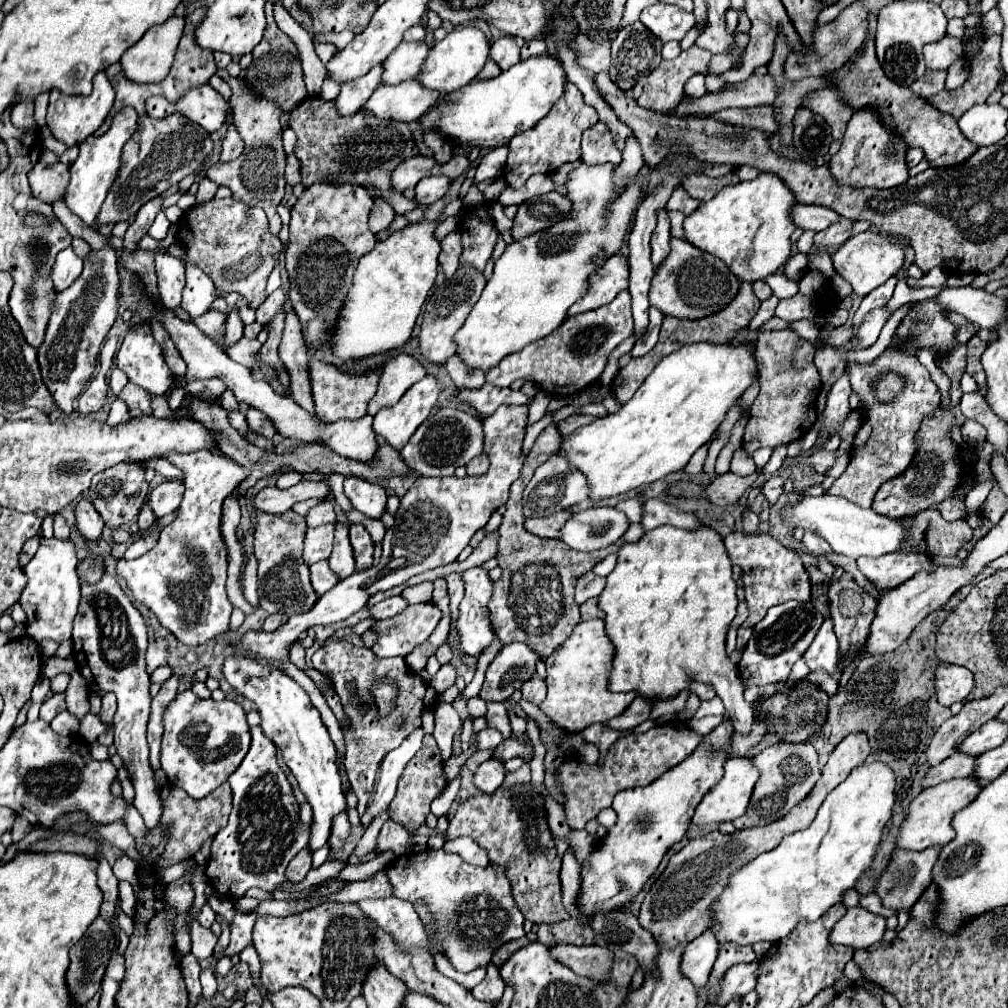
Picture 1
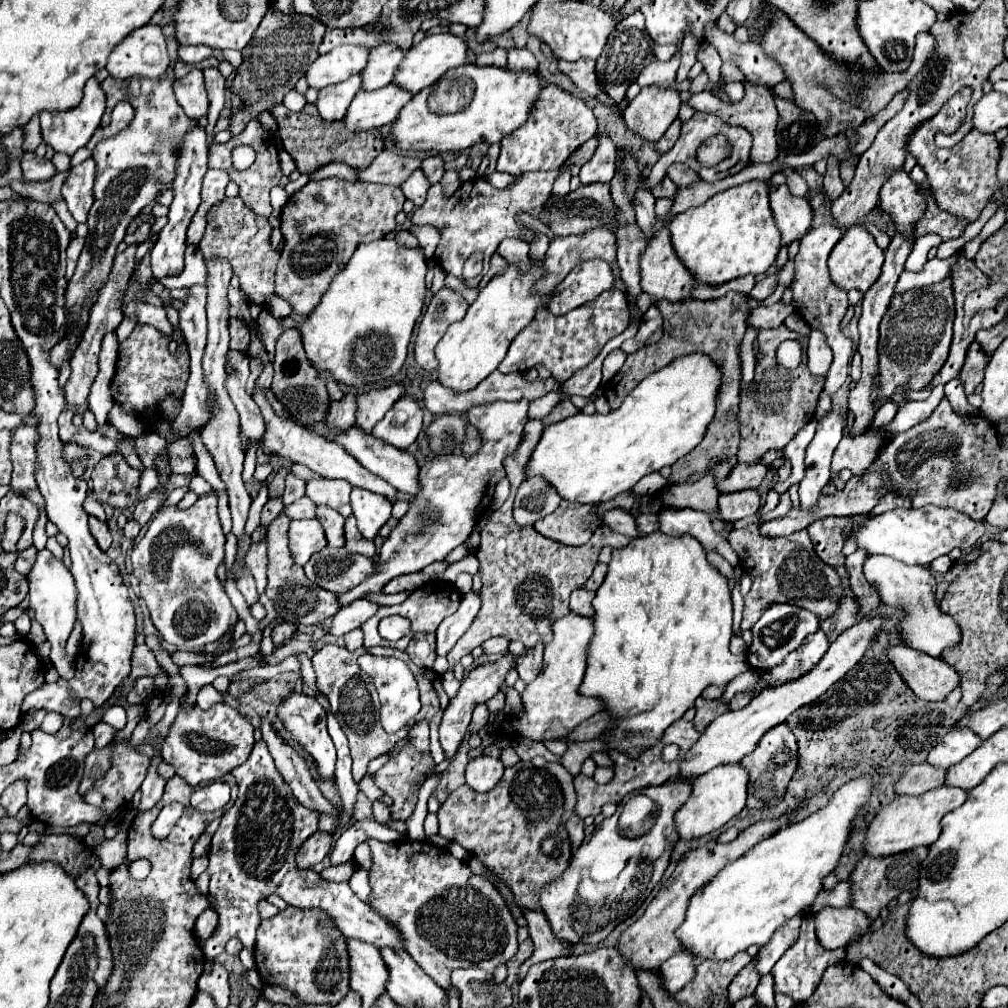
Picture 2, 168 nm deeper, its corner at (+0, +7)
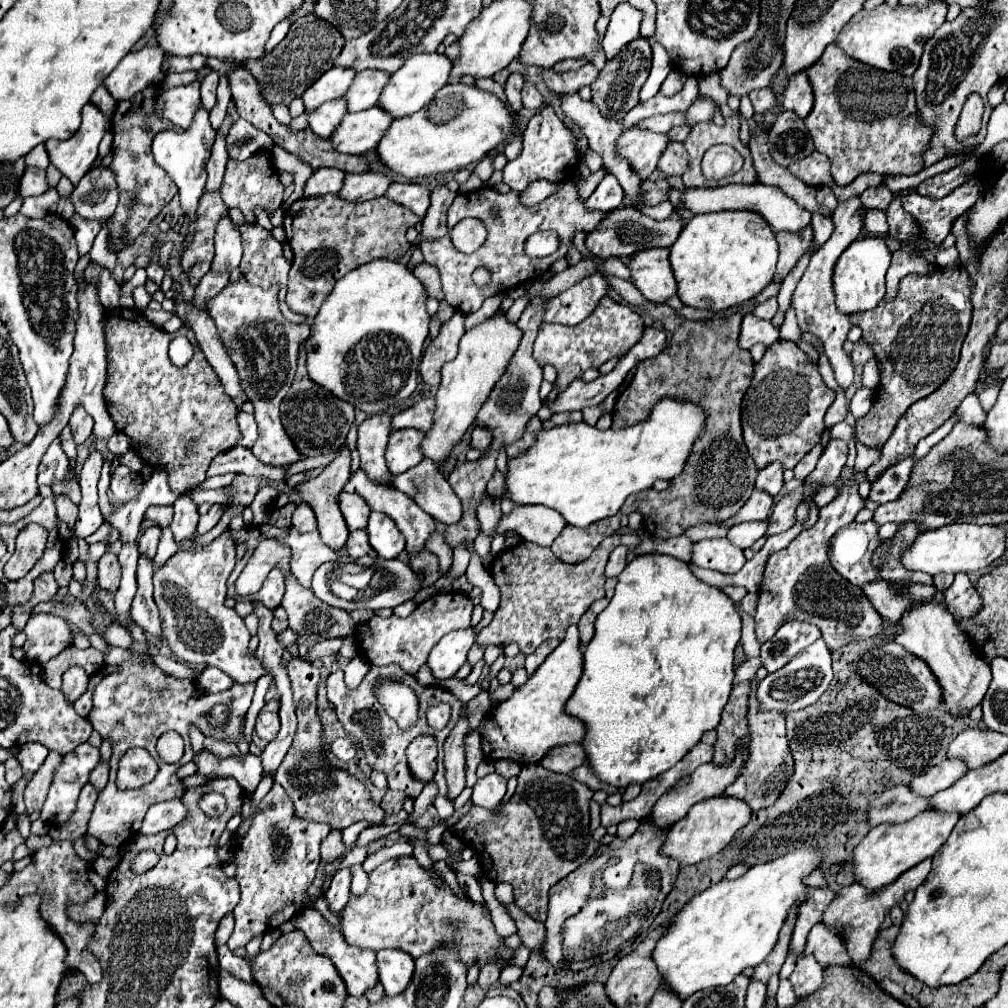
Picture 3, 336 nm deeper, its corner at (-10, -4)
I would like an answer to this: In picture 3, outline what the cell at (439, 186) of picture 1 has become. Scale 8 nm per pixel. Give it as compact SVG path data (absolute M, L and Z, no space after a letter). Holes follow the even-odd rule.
M395 182L389 186L389 190L385 192L385 196L389 196L393 202L407 206L409 210L413 210L417 216L425 216L427 208L429 208L429 190L421 184L413 184L413 182Z

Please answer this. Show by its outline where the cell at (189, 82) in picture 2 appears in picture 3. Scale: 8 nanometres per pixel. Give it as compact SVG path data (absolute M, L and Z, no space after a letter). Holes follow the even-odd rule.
M191 82L187 86L161 92L157 98L157 110L161 108L161 116L169 118L179 128L189 128L189 124L193 124L197 108L201 108L199 86L199 82Z

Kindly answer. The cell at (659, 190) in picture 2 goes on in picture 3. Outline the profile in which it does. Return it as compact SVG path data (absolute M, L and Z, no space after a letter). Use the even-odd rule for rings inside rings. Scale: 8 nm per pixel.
M645 180L645 184L641 188L645 192L643 204L647 204L647 206L657 206L657 204L669 200L669 182L667 180L655 180L655 182Z

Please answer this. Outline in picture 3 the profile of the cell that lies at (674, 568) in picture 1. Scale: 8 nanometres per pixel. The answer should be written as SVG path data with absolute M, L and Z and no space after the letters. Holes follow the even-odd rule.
M643 554L643 556L633 558L625 566L625 570L619 574L619 582L615 586L615 596L611 598L609 606L595 620L595 636L587 644L585 656L583 656L585 658L583 660L583 676L579 680L573 696L567 702L567 712L575 718L581 718L587 726L587 734L585 734L581 744L587 752L587 760L593 766L593 772L603 782L617 786L617 788L625 788L631 782L643 784L643 782L659 776L661 772L669 770L671 766L675 766L701 740L701 734L705 730L715 728L715 726L705 728L703 722L717 722L723 706L727 704L731 684L733 684L733 652L735 652L735 646L739 644L739 638L741 638L741 616L737 612L737 606L733 604L733 600L725 592L699 580L691 572L689 562L683 562L683 560L677 560L673 556L665 556L665 554Z

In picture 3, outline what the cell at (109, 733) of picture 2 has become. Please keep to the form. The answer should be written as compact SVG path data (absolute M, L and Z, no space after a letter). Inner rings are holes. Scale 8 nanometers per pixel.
M99 762L97 768L91 772L91 784L103 790L103 786L107 784L107 778L109 778L109 762Z

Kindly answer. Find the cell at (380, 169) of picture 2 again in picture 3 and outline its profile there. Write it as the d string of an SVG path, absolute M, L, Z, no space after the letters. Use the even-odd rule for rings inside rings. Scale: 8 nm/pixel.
M379 172L347 174L339 196L345 200L371 200L371 198L383 196L389 186L391 186L391 180Z

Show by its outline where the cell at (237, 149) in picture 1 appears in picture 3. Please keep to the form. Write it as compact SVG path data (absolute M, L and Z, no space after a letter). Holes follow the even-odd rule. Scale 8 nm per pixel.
M307 14L291 24L289 34L283 38L283 42L279 42L269 54L257 60L247 60L245 68L255 76L257 84L261 84L261 92L267 104L289 106L293 98L303 96L303 90L309 88L309 84L313 84L323 72L333 68L333 62L339 56L343 44L343 36L329 22L317 18L315 14Z

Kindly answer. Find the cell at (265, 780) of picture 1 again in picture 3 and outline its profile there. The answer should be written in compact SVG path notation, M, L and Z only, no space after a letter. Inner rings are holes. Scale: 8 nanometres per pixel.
M273 782L271 790L259 804L253 802L253 794L245 794L241 818L243 822L249 820L251 826L233 854L237 864L235 880L241 888L241 900L233 910L235 930L227 942L229 950L245 946L249 940L265 934L271 928L279 928L305 908L321 912L329 924L341 928L341 912L329 912L325 896L311 900L307 894L319 864L319 844L331 832L331 826L323 822L301 820L301 816L295 814L289 794L281 790L277 782Z

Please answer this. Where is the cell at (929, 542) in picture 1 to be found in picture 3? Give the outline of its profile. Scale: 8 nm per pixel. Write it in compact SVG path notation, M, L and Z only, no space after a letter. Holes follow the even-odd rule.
M947 524L935 530L921 530L911 546L901 554L901 564L909 570L919 570L935 576L937 572L977 572L999 560L1005 552L1005 526L977 524Z

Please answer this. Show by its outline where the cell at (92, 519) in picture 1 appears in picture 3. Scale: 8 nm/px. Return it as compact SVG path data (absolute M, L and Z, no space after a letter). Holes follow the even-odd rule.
M105 552L99 560L99 586L105 590L115 592L119 588L119 578L121 578L121 566L119 566L119 558L113 552Z

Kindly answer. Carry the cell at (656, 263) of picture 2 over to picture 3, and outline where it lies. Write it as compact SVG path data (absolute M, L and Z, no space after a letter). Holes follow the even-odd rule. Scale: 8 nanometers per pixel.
M669 248L641 250L633 256L629 268L633 274L633 284L649 302L665 304L677 294L677 282L669 264Z

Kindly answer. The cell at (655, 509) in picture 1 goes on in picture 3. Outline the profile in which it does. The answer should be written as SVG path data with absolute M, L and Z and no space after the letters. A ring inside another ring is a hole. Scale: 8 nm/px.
M709 538L693 544L691 564L725 574L735 574L745 564L745 556L743 550L733 546L727 538Z

